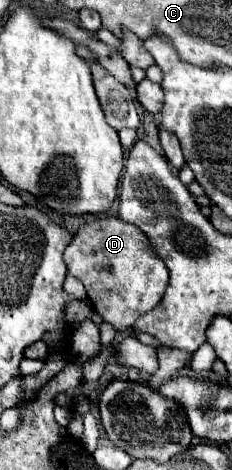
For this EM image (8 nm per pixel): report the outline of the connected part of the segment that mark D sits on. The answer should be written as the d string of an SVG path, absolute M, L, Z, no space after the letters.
M114 215L84 223L66 247L64 261L68 273L84 283L90 305L118 331L132 327L142 313L154 309L168 287L166 263L154 253L150 239L136 225Z

